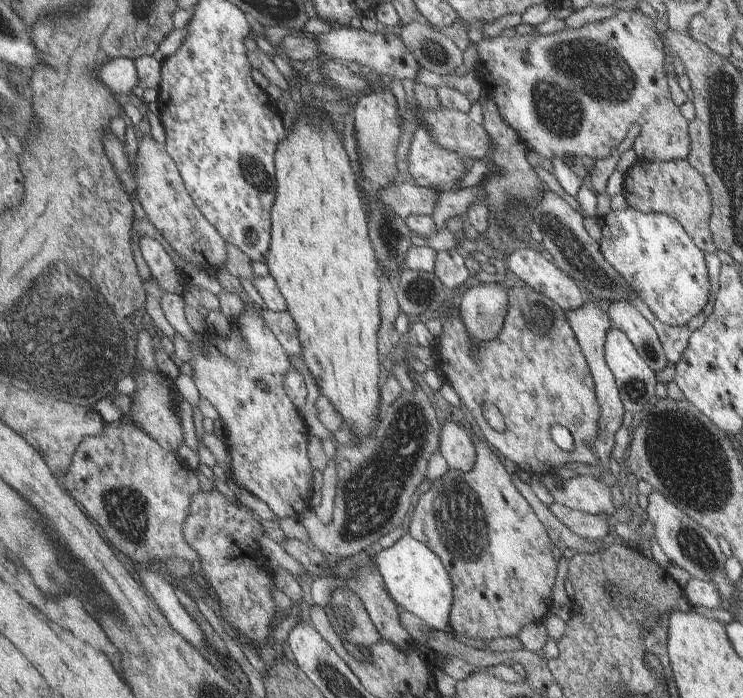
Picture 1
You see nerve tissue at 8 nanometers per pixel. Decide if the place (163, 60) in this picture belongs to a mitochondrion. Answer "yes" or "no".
no

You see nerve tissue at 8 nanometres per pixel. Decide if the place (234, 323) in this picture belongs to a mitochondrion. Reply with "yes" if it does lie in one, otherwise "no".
no

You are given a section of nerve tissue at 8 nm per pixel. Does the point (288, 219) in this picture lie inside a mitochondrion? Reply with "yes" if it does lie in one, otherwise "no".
no

